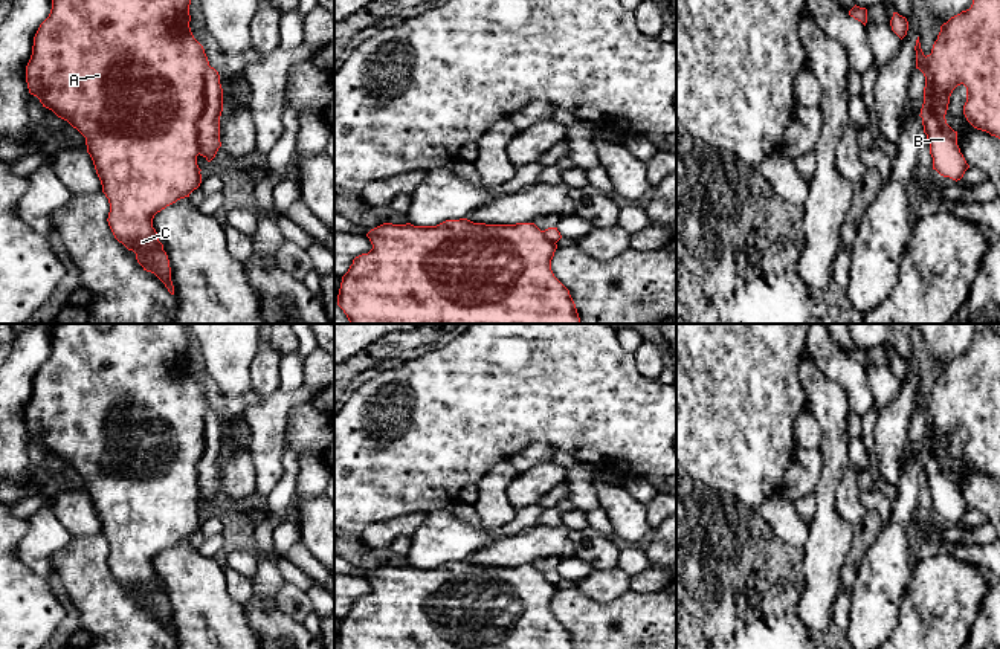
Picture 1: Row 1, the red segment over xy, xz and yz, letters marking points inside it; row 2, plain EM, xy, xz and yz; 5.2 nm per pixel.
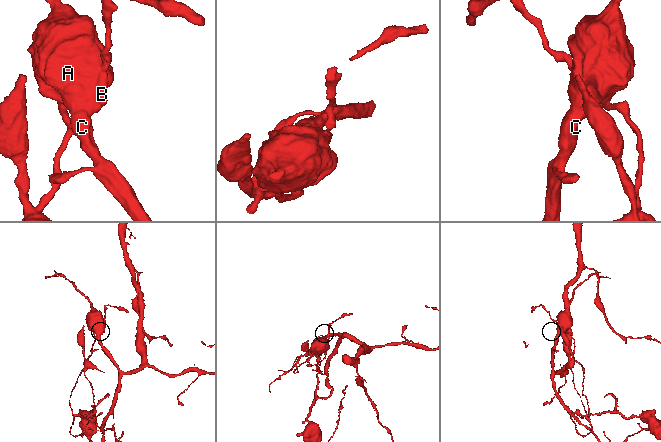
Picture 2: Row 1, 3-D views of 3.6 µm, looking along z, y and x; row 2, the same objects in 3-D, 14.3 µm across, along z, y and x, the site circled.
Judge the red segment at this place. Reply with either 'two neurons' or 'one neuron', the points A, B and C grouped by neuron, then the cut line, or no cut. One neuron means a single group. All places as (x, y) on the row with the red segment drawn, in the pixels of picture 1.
two neurons; A C / B; cut in yz along (924, 57), (930, 74), (930, 107), (956, 144)

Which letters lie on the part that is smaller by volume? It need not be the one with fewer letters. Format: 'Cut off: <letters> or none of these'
Cut off: B

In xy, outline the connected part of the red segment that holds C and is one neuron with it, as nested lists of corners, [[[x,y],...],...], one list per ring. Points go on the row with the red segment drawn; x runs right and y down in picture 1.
[[[52,0],[26,66],[29,93],[85,137],[87,153],[110,203],[107,221],[115,238],[133,250],[144,270],[154,273],[171,295],[169,260],[153,218],[189,197],[202,183],[197,122],[205,108],[205,72],[209,67],[205,49],[189,27],[189,5],[191,0]]]

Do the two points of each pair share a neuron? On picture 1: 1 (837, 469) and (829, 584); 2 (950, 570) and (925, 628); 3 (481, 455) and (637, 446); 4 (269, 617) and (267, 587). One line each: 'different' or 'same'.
1: same
2: same
3: same
4: same

